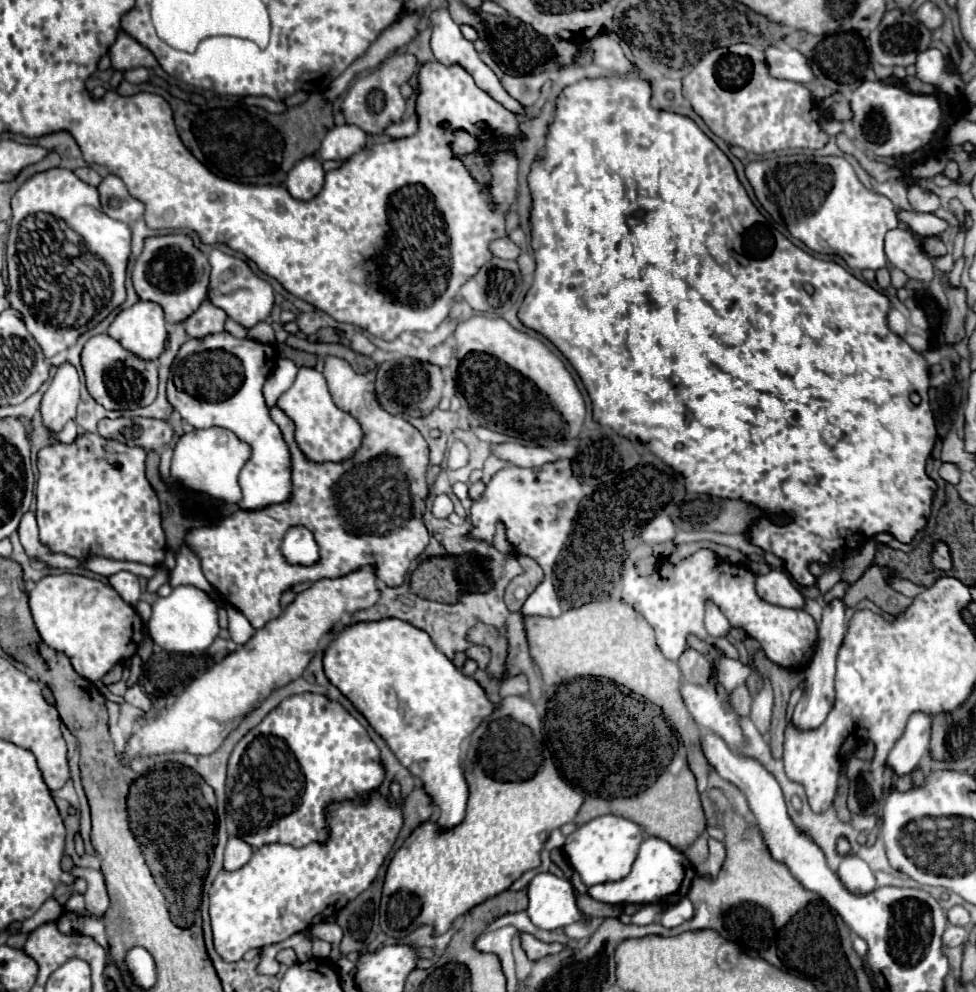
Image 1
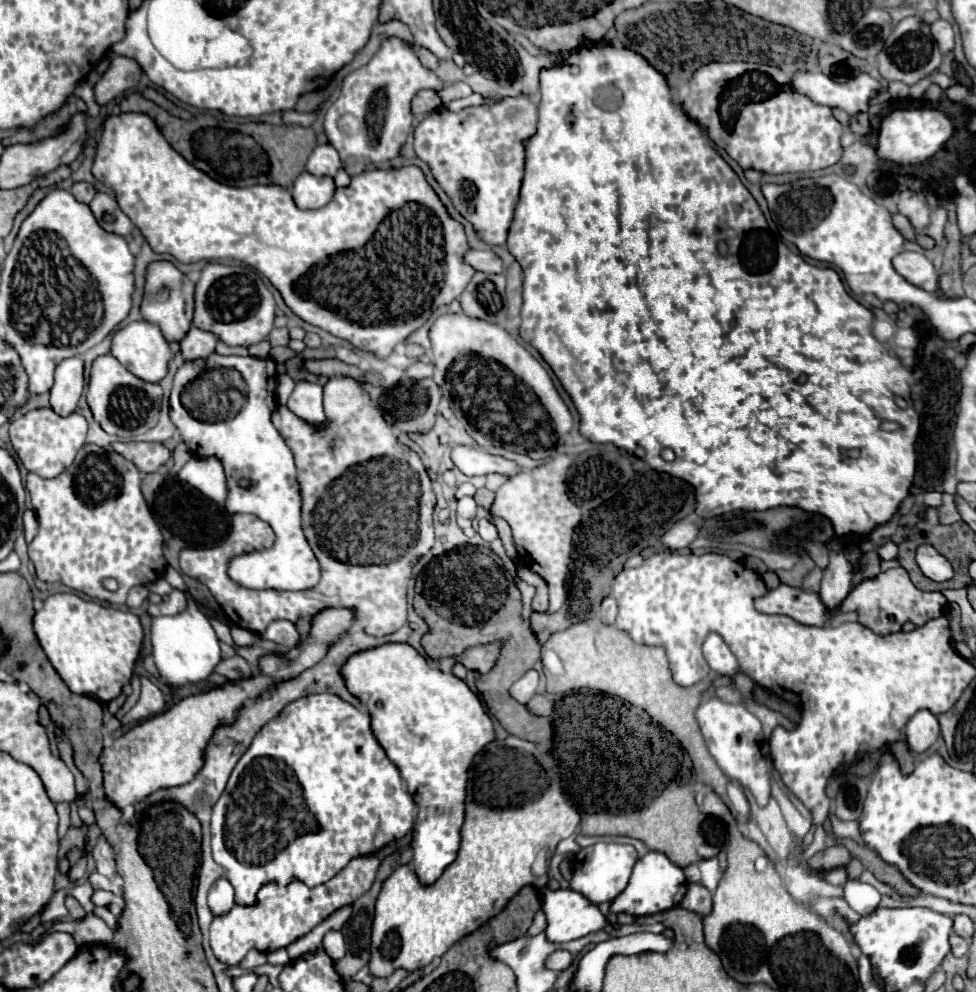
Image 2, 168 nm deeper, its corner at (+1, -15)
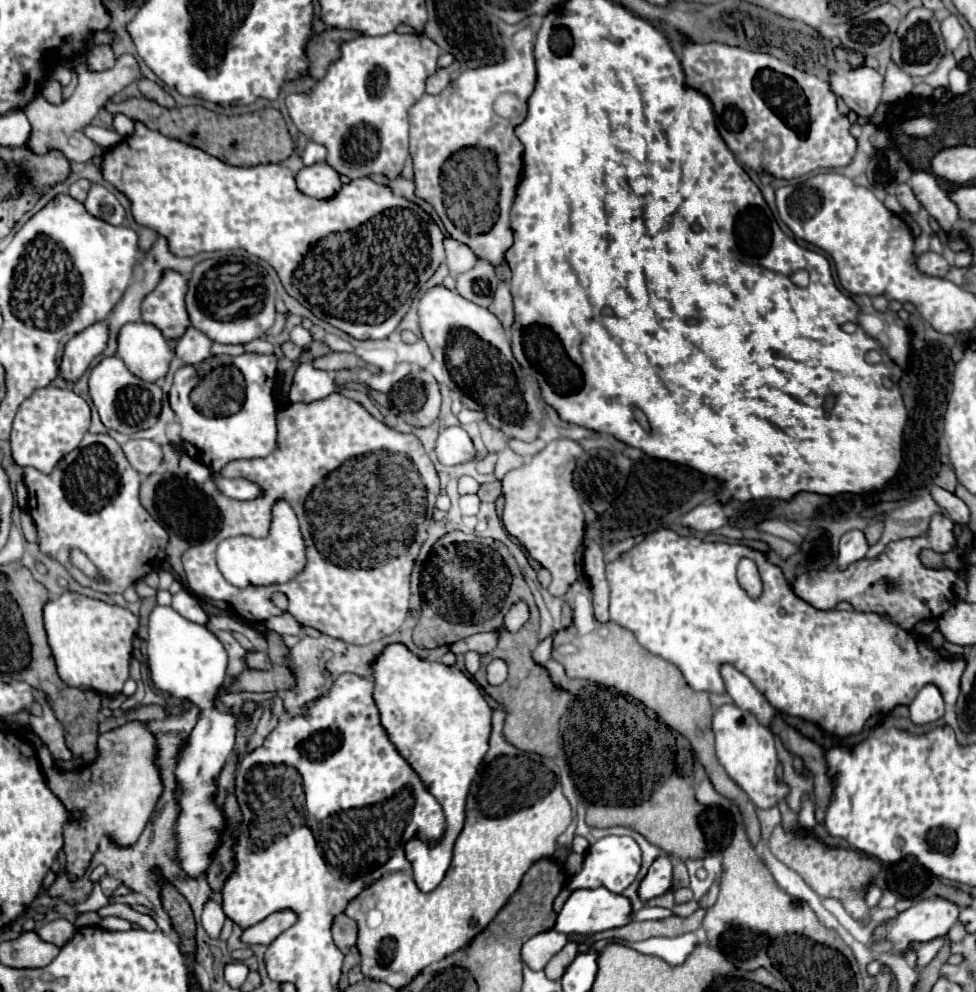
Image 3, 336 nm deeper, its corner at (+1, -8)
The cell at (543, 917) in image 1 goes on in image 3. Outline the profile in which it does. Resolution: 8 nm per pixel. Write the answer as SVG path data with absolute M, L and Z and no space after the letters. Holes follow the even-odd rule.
M577 889L563 905L563 909L557 917L555 931L567 933L567 935L569 933L589 935L589 933L599 933L599 931L607 931L607 929L617 929L617 927L623 927L631 921L633 921L631 899L627 899L623 895L609 893L607 889Z

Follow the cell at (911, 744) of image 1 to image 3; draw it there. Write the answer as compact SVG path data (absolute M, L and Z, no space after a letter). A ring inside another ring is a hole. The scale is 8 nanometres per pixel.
M925 685L911 701L909 709L911 709L911 721L917 725L925 725L943 717L945 701L935 685Z

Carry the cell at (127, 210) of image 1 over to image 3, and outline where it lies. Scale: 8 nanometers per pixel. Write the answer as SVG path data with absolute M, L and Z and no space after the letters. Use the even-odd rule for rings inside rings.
M91 185L85 201L85 209L93 217L103 219L111 225L121 225L125 219L125 209L117 201L117 197L111 191L107 191L103 185Z

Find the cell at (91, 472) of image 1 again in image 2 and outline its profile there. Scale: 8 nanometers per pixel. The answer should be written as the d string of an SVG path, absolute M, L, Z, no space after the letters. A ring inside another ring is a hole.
M85 444L65 472L55 478L41 478L29 472L25 478L25 488L29 490L31 506L39 520L39 534L29 544L29 558L35 564L39 580L61 582L77 592L109 604L125 604L129 588L139 584L147 586L163 576L167 566L163 558L163 534L141 494L141 472L137 472L137 466L129 464L129 460L121 454L95 444ZM105 578L115 578L119 588L115 592L105 590Z

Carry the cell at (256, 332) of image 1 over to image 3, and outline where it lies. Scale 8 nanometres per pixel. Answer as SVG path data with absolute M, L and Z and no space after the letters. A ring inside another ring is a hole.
M253 339L245 345L247 353L261 353L261 355L271 355L273 353L273 345L267 339Z

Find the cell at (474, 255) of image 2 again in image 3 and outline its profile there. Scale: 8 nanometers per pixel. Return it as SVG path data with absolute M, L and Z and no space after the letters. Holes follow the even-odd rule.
M451 237L445 239L445 263L451 273L469 271L477 261L477 255L467 245L453 241Z

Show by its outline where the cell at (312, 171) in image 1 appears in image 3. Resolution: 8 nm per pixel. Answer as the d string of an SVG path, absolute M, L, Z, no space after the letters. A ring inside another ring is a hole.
M321 161L317 165L303 167L297 173L297 187L309 197L331 199L341 189L341 181L339 173Z

